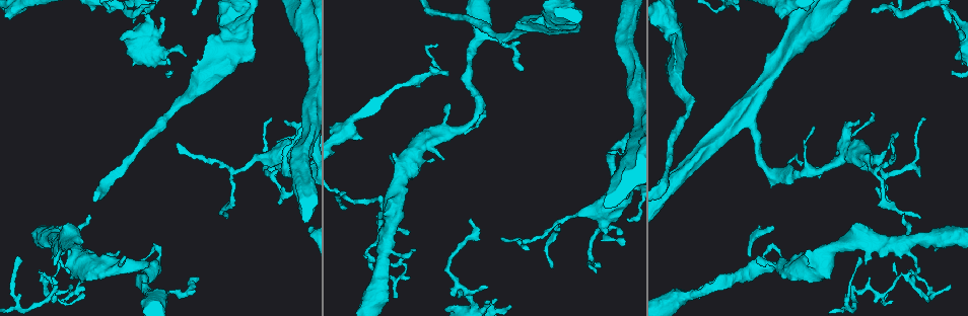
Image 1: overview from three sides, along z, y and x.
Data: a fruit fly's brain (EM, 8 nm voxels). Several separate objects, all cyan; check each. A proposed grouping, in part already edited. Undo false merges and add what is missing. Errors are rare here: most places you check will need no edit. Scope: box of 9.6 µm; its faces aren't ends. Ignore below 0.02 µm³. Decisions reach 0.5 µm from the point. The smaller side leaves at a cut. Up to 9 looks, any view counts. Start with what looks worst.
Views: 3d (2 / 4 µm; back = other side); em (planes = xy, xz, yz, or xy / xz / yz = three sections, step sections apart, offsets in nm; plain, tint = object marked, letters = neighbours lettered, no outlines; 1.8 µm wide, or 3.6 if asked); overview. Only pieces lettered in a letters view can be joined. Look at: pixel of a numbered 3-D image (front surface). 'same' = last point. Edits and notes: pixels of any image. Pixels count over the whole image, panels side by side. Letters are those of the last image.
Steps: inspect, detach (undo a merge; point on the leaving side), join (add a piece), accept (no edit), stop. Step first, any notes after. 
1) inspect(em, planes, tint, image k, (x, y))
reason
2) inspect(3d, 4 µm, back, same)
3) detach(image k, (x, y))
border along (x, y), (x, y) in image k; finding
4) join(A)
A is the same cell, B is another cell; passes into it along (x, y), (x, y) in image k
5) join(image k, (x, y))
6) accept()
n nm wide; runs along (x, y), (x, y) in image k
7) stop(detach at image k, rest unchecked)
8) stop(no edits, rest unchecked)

inspect(3d, 2 µm, image 1, (622, 143))
thick turns thin

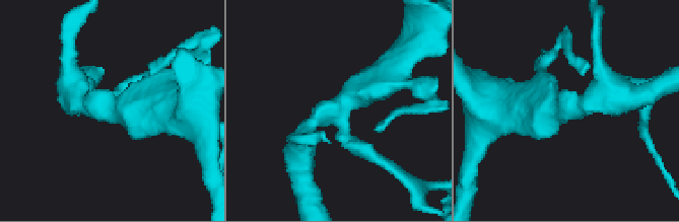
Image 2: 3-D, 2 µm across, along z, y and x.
inspect(em, xy, step 16, letters, image 2, (338, 106))

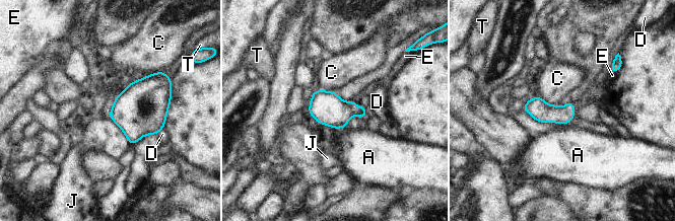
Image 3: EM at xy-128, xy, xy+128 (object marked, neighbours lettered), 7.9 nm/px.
inspect(em, planes, letters, same)
another direction

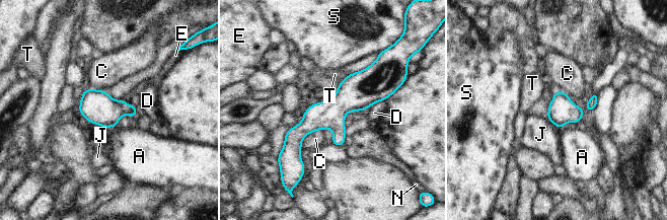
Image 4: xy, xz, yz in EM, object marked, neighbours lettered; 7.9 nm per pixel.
accept()
A, C, D, E, J, N, S and T are other cells; runs along (389, 88), (355, 92), (286, 148) in image 4; all the same neuron

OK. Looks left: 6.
inspect(em, yz, step 4, letters, image 1, (579, 30))
stops while still wide

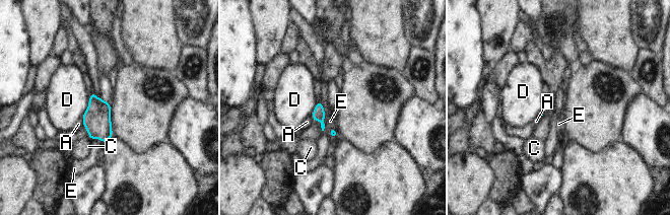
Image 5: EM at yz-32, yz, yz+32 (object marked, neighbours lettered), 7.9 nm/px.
accept()
E touches over 260 nm; A, C, D and E are other cells; border along (321, 99), (324, 112), (323, 131) in image 5; none of them fits

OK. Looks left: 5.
inspect(em, planes, plain, image 1, (198, 280))
branch stops here

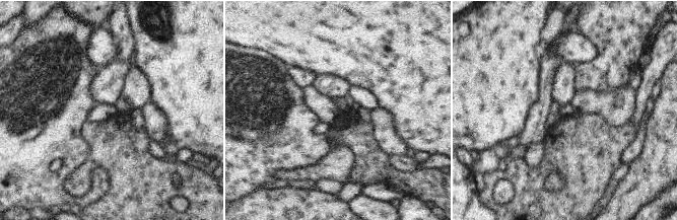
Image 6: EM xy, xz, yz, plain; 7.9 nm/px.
inspect(em, planes, tint, same)
where the object lies

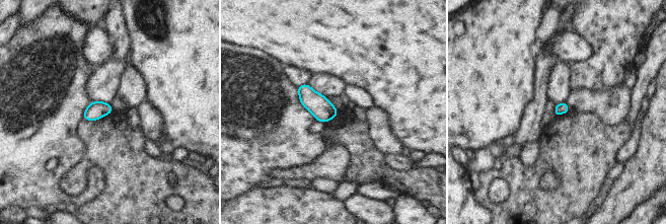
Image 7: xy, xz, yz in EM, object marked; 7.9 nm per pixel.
inspect(em, planes, letters, same)

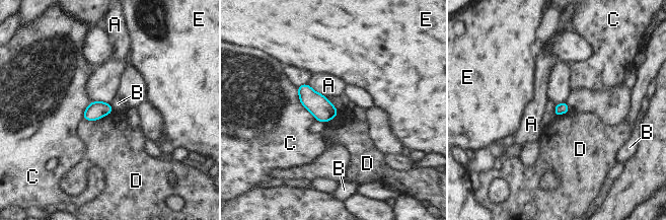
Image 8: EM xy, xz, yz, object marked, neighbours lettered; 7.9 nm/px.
accept()
A, B, C, D and E are other cells; border along (113, 110), (98, 119), (83, 120) in image 8; none of them fits

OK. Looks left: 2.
stop(no edits, rest unchecked)

